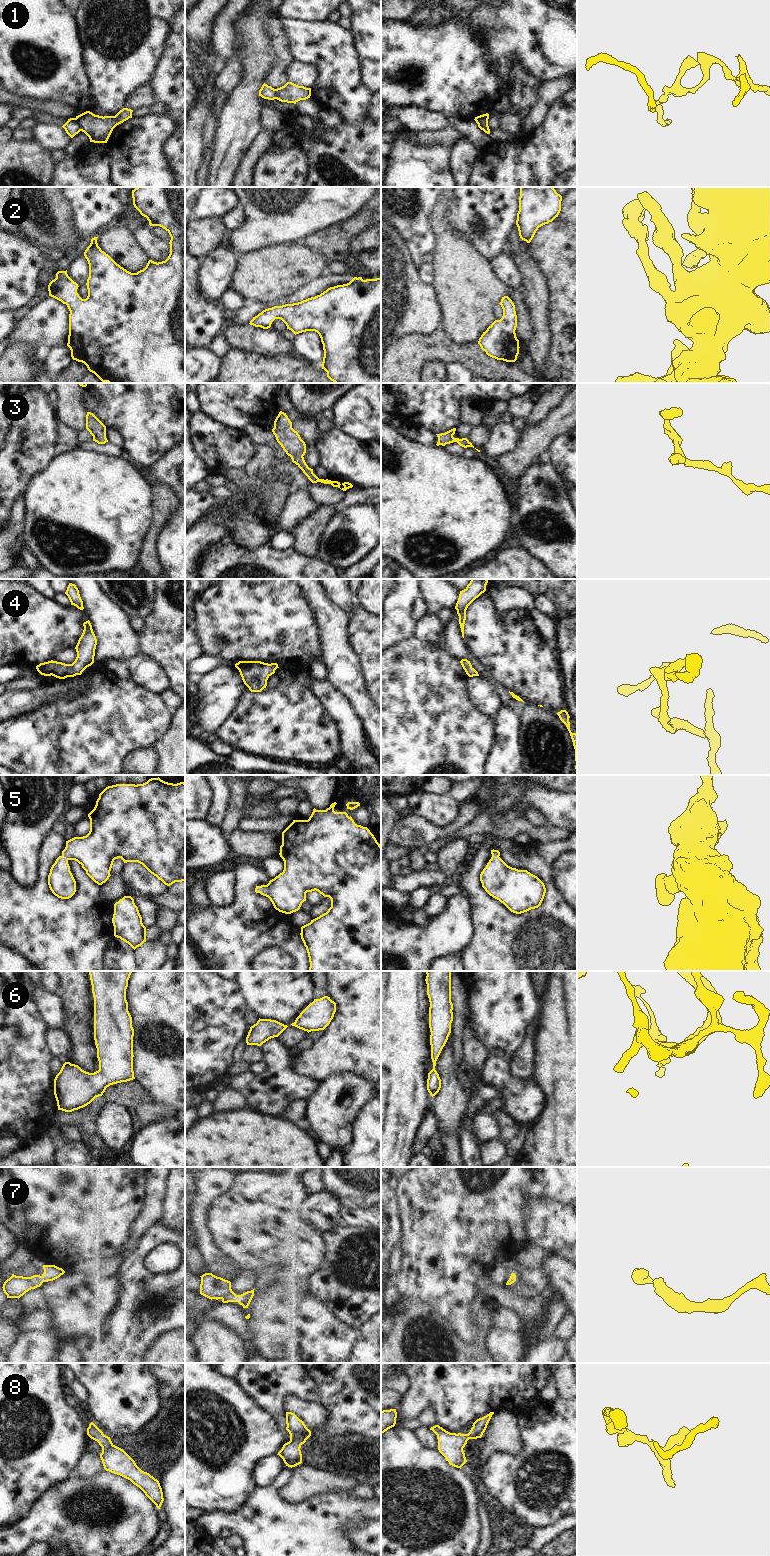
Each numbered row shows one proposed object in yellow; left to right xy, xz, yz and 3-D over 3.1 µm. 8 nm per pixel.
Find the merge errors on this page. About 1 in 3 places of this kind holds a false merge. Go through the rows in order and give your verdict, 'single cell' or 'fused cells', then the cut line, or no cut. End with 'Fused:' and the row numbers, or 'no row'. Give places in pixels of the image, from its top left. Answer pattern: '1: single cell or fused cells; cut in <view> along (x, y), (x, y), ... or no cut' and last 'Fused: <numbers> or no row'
1: fused cells; cut in xy along (74, 118), (81, 130)
2: single cell; no cut
3: single cell; no cut
4: single cell; no cut
5: single cell; no cut
6: single cell; no cut
7: single cell; no cut
8: single cell; no cut
Fused: 1

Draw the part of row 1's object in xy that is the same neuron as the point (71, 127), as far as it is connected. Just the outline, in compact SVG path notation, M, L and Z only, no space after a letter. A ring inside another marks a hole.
M70 118L68 121L62 126L66 133L73 138L76 134L78 134L80 130L80 126L77 123L75 118Z

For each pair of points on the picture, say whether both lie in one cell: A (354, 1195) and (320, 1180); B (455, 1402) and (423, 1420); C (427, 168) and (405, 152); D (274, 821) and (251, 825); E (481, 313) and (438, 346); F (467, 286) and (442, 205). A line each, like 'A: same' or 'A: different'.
A: same
B: different
C: same
D: same
E: different
F: same

